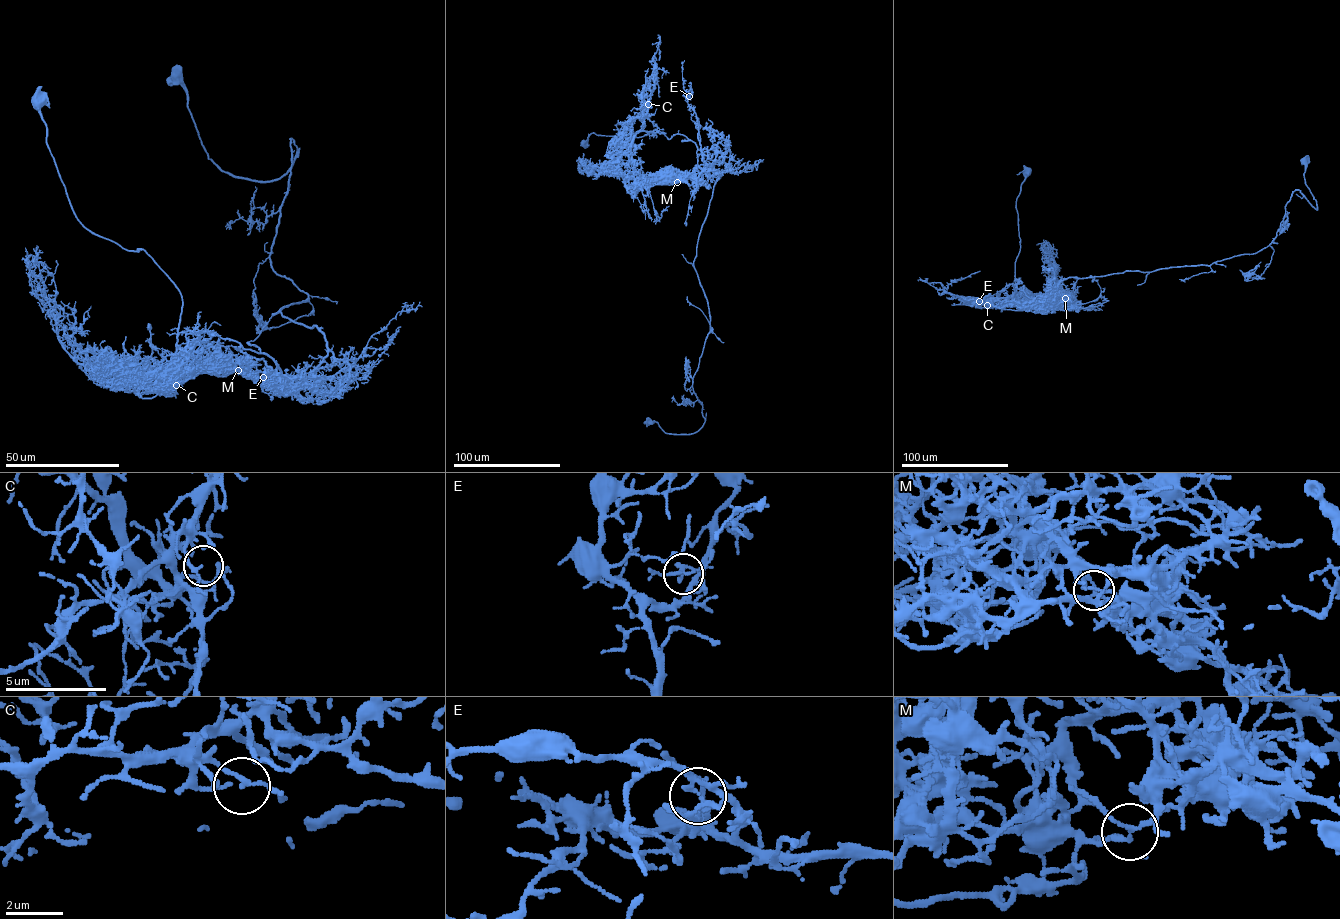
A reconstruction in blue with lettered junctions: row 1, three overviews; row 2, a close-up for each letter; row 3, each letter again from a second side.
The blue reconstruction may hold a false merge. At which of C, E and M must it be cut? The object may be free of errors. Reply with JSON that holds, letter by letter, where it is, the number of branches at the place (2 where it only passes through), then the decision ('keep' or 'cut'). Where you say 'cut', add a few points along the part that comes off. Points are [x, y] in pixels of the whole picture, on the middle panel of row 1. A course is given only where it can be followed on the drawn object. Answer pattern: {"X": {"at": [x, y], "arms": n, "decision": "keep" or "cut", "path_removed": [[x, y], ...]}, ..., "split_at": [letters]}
{"C": {"at": [648, 104], "arms": 2, "decision": "keep"}, "E": {"at": [689, 96], "arms": 3, "decision": "keep"}, "M": {"at": [677, 182], "arms": 3, "decision": "cut", "path_removed": [[677, 182], [706, 167], [719, 171], [694, 262], [710, 319], [692, 385], [705, 421], [690, 434], [648, 425]]}, "split_at": ["M"]}

